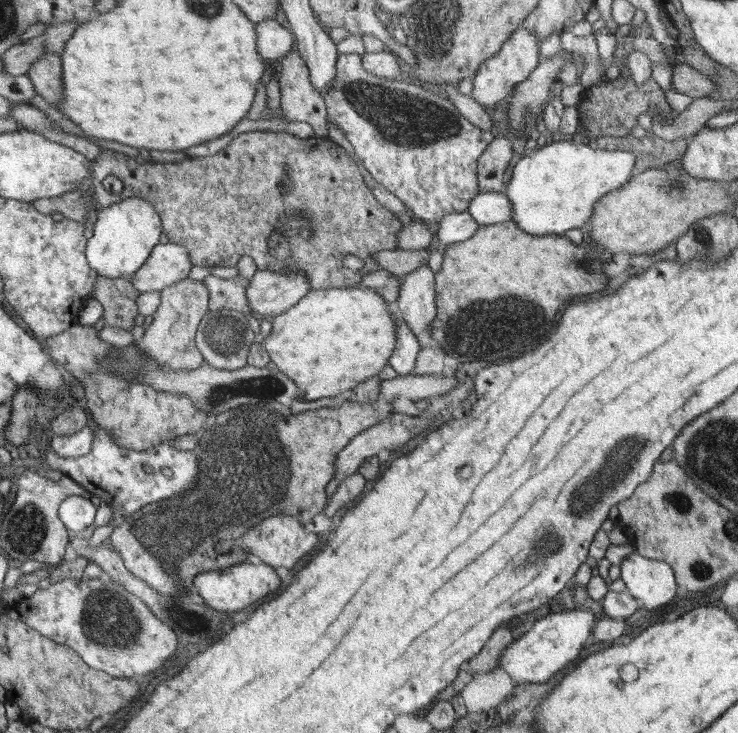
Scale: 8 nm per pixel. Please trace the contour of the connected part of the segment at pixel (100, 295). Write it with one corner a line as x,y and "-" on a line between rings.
98,275
94,298
104,307
102,318
105,326
114,326
132,330
135,326
138,289
133,285
131,278
106,278

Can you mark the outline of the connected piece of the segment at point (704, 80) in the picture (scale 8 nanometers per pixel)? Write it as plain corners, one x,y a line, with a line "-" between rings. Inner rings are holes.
685,62
673,67
672,78
674,88
680,94
691,96
693,99
709,96
716,88
716,84
708,75
690,67

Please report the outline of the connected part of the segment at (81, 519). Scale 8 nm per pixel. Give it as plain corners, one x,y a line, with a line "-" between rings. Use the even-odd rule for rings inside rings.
77,494
66,498
58,512
67,529
75,530
76,534
81,534
88,526
94,524
96,510
96,506
87,496

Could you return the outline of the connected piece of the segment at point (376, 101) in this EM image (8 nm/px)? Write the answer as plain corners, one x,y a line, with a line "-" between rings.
358,54
339,55
337,76
323,90
323,95
330,122
342,130
362,166
384,189
405,204
414,219
434,225
447,214
467,211
474,198
479,196
477,166
480,154
485,152
492,140
492,133
464,124
466,120
449,98
442,98
405,78
395,80
378,77
362,67

